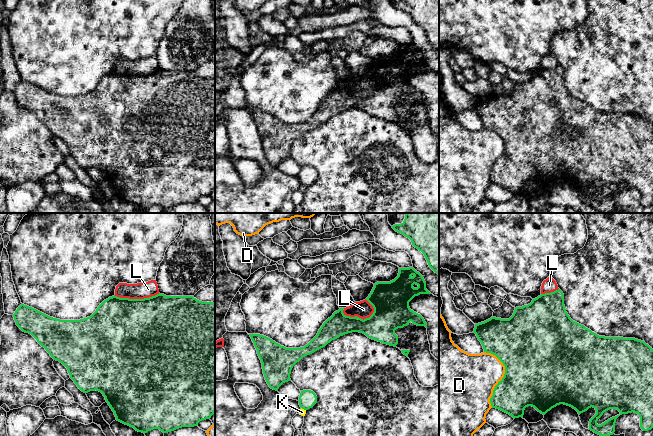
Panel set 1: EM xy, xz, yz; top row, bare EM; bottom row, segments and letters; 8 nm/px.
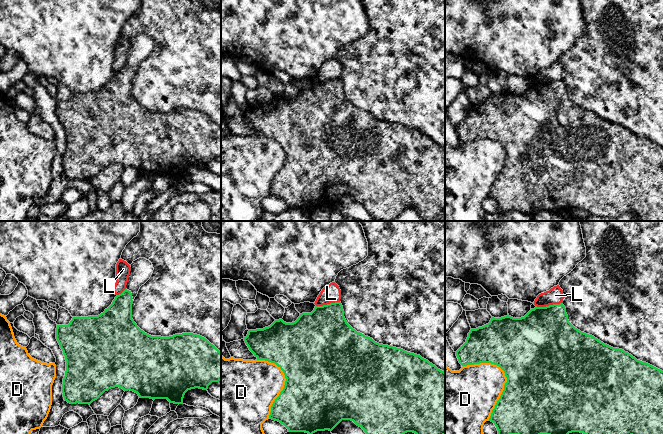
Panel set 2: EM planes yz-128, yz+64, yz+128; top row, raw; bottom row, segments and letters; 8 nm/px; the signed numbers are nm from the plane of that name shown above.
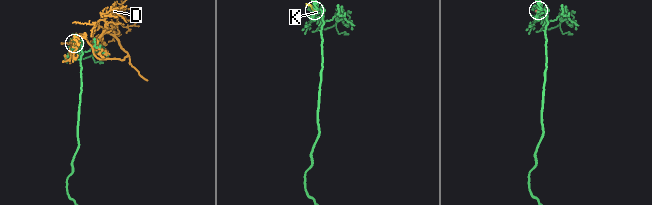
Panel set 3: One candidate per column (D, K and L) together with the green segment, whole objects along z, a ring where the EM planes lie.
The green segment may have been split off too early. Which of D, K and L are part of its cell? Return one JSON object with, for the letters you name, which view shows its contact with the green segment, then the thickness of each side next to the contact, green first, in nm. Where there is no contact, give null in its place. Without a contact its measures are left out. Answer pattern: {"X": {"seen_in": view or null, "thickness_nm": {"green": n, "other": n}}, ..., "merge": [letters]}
{"merge": []}

